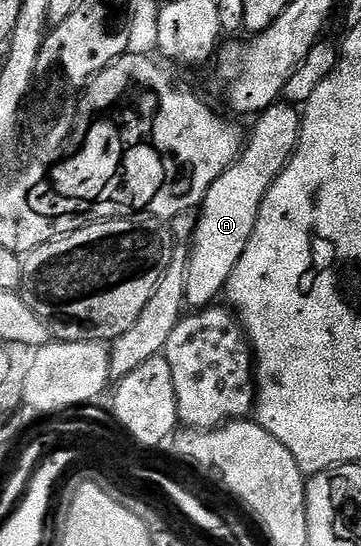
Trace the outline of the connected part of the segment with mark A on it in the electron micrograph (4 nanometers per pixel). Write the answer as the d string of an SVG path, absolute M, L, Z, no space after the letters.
M286 101L274 103L258 116L257 122L259 124L252 129L251 135L249 131L246 136L245 146L235 164L209 185L209 193L205 193L198 208L195 238L187 256L185 293L188 308L212 306L218 300L215 298L224 294L233 269L237 269L237 261L241 261L241 253L245 253L245 245L249 245L249 237L253 237L265 193L269 193L273 181L283 172L295 151L301 115L292 104Z

